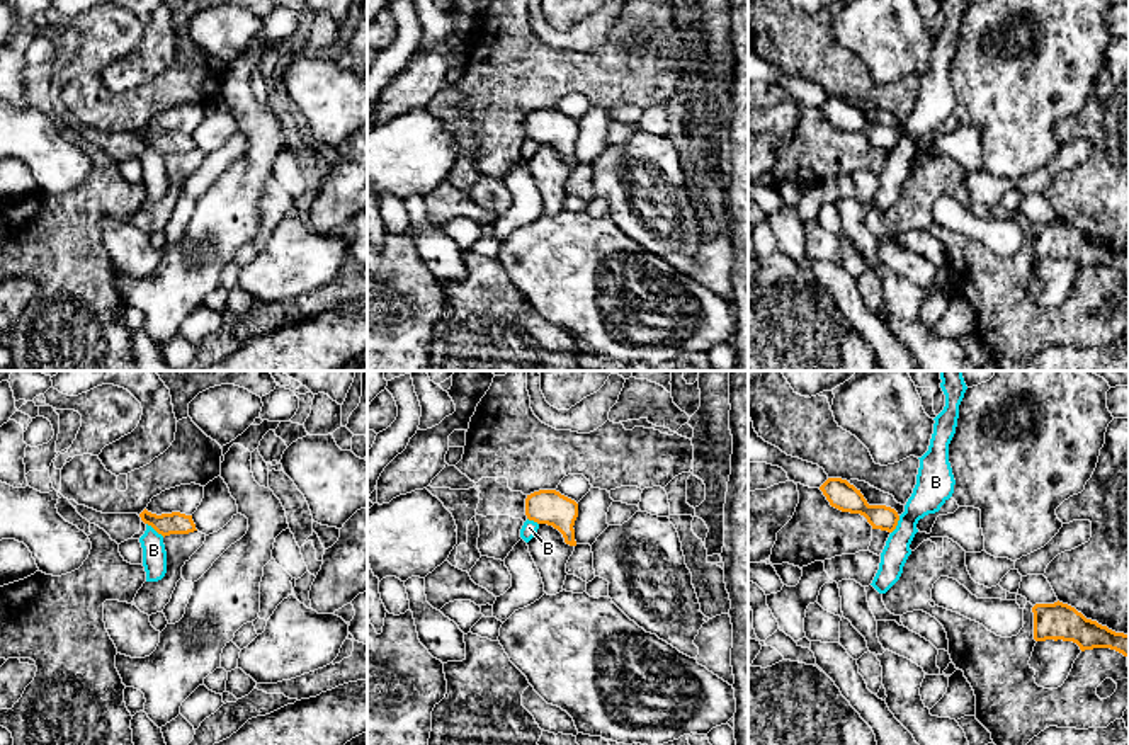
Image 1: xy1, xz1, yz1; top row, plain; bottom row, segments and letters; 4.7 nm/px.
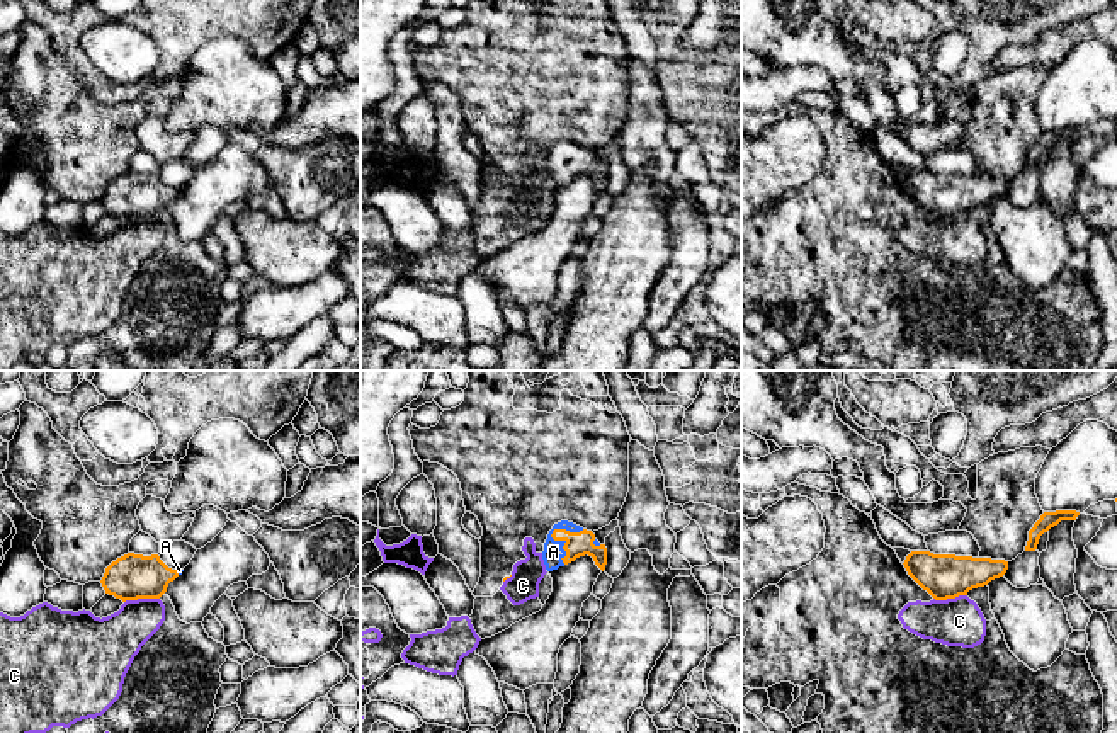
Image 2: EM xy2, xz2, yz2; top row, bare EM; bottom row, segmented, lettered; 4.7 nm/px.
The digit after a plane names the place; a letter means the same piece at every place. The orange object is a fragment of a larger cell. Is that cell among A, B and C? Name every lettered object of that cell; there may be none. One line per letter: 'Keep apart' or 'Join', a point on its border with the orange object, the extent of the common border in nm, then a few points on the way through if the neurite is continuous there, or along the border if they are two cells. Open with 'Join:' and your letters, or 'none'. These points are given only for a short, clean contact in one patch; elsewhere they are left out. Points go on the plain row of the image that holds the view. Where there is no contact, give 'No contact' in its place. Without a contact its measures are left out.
Join: A
A: Join. Touches orange at xz2 (551, 153). Shared border 190 nm
B: Keep apart. Touches orange at xy1 (155, 148). Shared border 110 nm. Boundary: xy1 (147, 142), (164, 155)
C: Keep apart. Touches orange at xy2 (141, 216). Shared border 170 nm. Boundary: xy2 (158, 216), (138, 216), (124, 221)

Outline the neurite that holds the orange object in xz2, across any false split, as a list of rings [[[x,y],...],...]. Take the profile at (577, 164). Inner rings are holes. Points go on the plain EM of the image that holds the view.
[[[568,139],[553,145],[542,170],[547,190],[558,189],[585,173],[592,175],[602,190],[605,189],[607,167],[595,158],[592,150]]]

